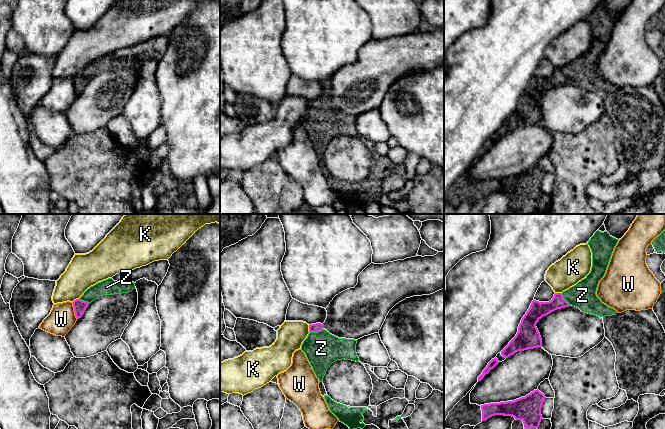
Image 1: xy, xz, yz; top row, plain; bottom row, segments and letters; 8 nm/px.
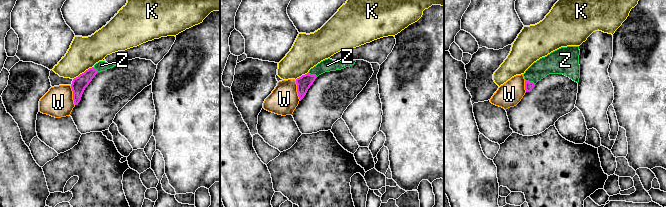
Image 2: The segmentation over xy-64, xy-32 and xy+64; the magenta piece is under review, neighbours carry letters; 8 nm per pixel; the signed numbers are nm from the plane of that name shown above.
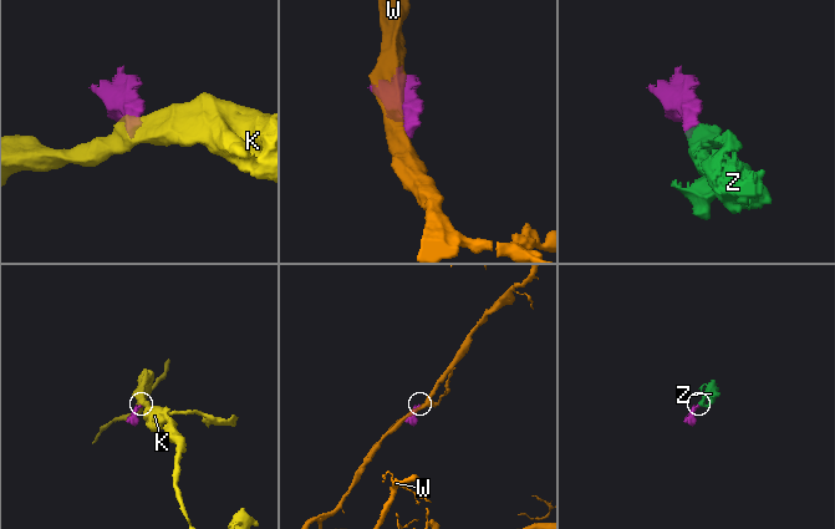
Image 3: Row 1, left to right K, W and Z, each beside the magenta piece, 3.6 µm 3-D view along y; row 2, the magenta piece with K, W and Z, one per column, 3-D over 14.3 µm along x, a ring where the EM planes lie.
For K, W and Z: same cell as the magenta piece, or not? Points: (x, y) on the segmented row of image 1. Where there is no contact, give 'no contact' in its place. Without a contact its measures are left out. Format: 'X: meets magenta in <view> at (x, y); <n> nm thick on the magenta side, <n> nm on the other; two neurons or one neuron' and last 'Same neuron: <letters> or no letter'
K: meets magenta in xz at (309, 329); 70 nm thick on the magenta side, 220 nm on the other; two neurons
W: meets magenta in xy at (74, 310); 100 nm thick on the magenta side, 220 nm on the other; two neurons
Z: meets magenta in xz at (316, 331); 70 nm thick on the magenta side, 280 nm on the other; one neuron
Same neuron: Z

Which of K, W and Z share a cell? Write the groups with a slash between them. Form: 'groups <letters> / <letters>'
groups K / W / Z

